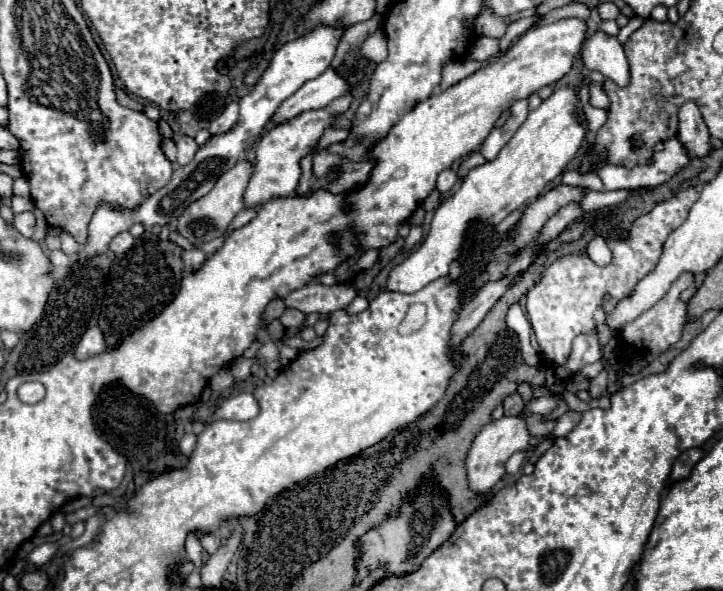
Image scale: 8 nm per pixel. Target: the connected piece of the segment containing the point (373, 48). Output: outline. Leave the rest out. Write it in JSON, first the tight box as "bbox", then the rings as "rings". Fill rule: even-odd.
{"bbox":[360,30,386,62],"rings":[[[376,30],[374,34],[368,36],[368,40],[362,44],[360,48],[360,54],[370,60],[370,62],[382,62],[386,60],[386,38],[384,38],[384,32],[382,30]]]}

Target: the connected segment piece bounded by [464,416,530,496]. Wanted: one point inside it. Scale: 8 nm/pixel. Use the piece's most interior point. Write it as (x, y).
(497, 441)

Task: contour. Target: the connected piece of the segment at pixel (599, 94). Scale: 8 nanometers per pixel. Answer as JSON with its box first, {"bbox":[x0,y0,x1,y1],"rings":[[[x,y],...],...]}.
{"bbox":[590,84,610,108],"rings":[[[592,84],[592,88],[590,88],[590,104],[592,106],[596,106],[596,108],[610,108],[610,100],[608,100],[608,96],[600,90],[600,86],[598,84]]]}

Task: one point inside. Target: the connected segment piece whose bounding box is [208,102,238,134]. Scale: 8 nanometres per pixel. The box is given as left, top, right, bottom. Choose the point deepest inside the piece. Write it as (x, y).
(229, 117)

